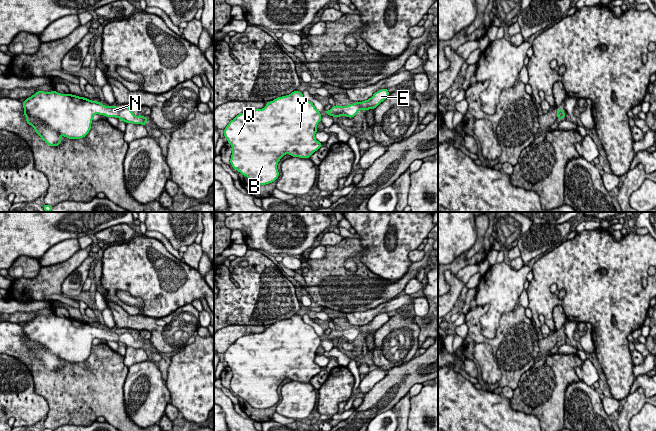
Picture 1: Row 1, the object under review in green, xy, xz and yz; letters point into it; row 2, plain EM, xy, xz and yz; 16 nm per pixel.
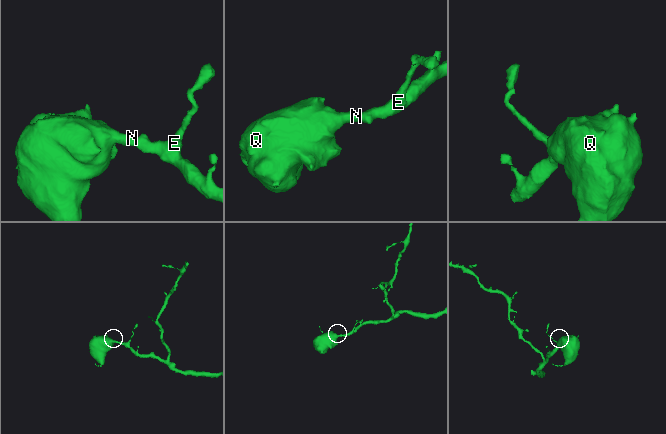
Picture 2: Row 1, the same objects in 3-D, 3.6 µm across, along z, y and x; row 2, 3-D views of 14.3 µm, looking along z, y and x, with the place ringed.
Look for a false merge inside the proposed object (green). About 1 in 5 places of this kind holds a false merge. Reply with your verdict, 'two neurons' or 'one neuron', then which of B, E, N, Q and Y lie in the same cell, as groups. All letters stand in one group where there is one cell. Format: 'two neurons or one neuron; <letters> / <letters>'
one neuron; B E N Q Y

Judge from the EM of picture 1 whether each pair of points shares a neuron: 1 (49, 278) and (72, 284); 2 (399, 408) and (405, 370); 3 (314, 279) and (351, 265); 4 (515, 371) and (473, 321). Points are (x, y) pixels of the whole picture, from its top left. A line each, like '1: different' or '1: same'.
1: different
2: different
3: different
4: same

